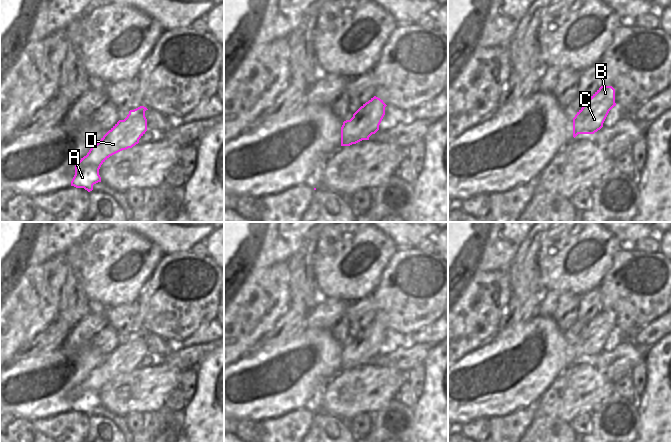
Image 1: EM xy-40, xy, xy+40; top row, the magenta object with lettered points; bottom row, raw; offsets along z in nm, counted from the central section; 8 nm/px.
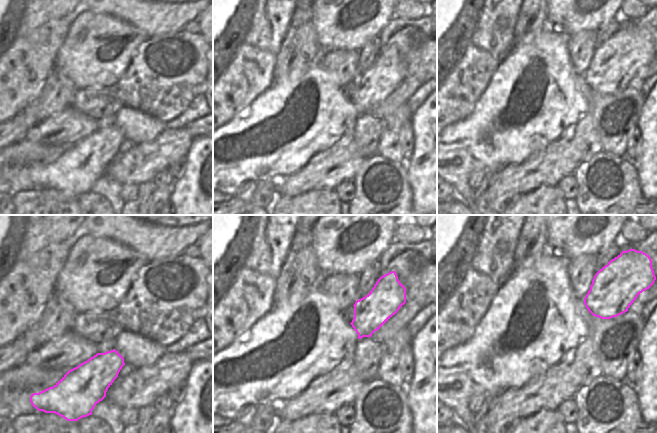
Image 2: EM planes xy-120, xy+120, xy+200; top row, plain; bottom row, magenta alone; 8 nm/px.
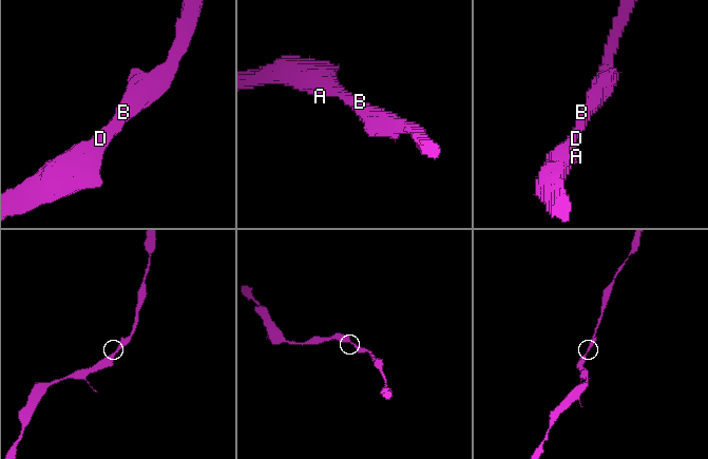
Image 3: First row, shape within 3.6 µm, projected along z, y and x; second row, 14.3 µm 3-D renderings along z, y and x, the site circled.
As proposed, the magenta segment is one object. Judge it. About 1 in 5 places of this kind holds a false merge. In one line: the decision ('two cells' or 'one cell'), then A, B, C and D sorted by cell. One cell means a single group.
one cell; groups A B C D

